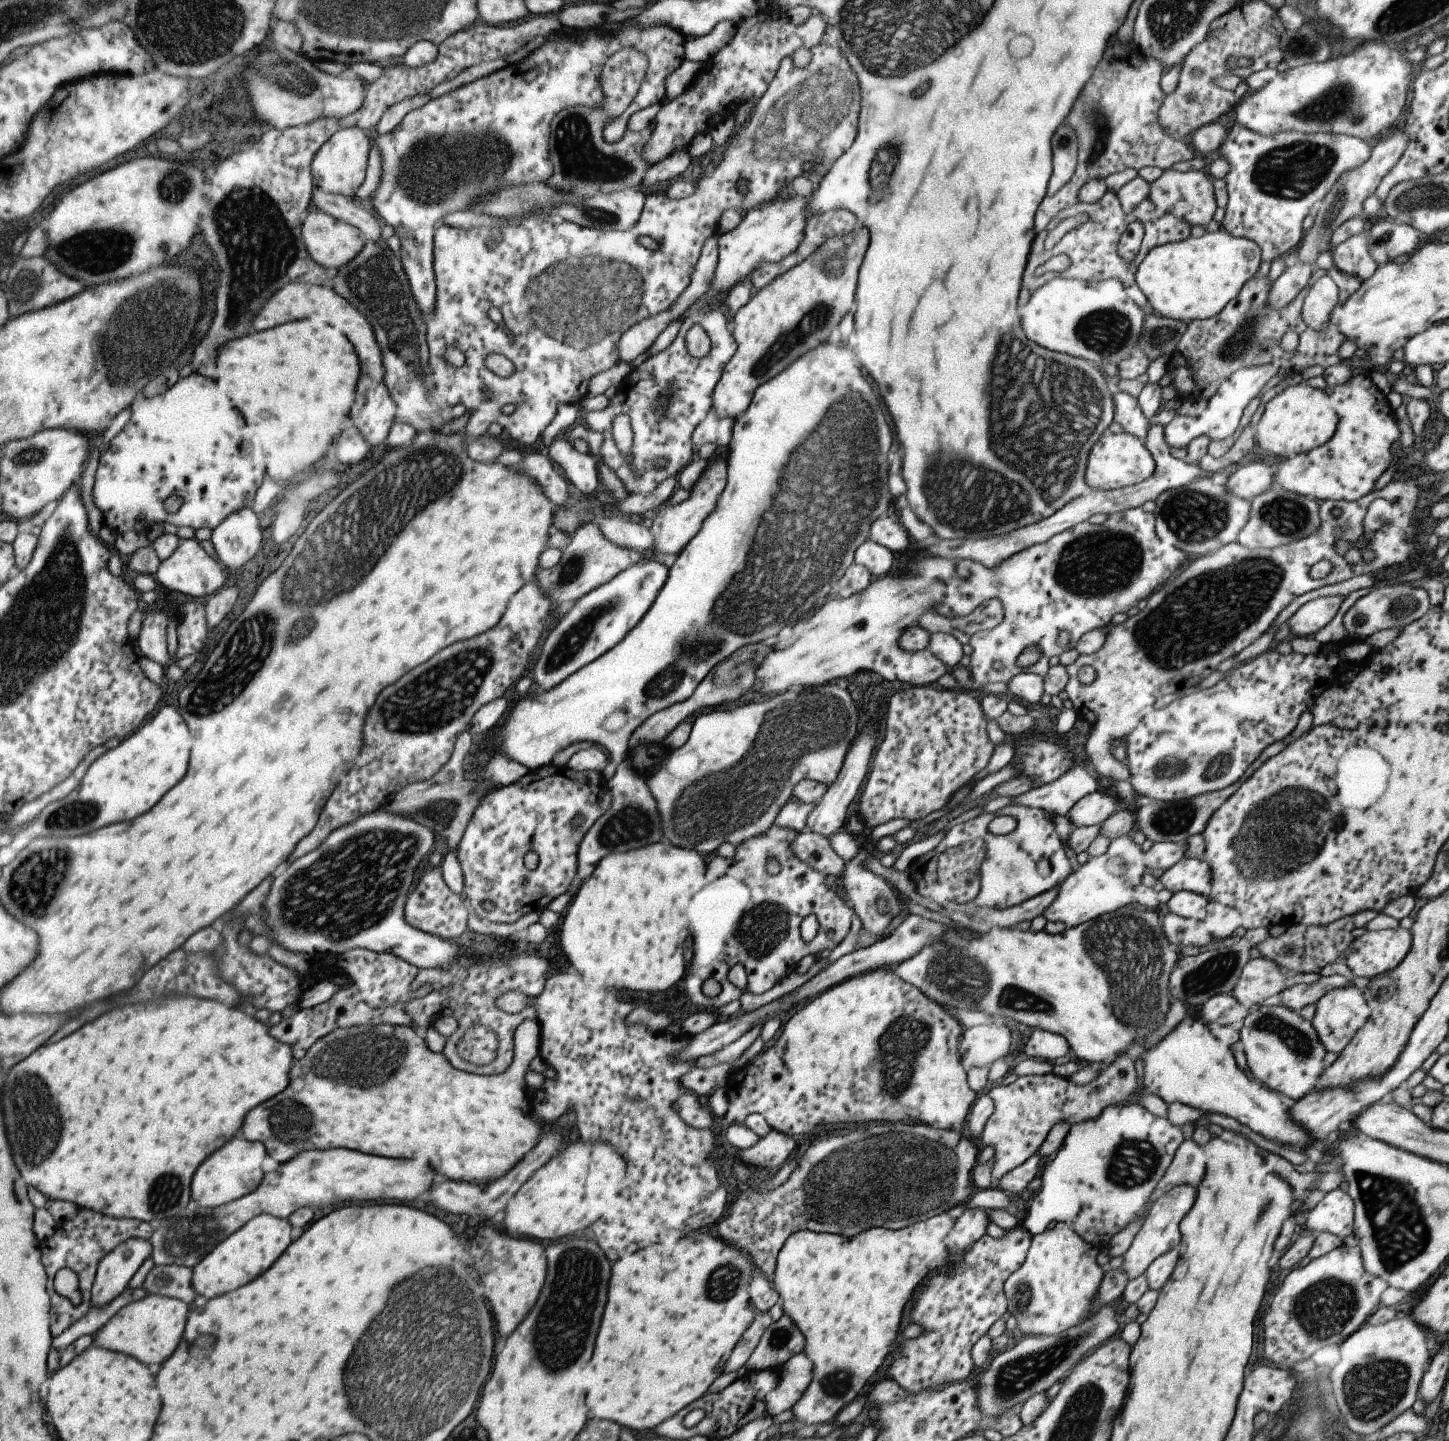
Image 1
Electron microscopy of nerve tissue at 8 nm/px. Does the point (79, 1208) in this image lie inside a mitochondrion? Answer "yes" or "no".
no

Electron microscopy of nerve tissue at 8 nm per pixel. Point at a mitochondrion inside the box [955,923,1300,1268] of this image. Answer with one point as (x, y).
(1133, 1162)

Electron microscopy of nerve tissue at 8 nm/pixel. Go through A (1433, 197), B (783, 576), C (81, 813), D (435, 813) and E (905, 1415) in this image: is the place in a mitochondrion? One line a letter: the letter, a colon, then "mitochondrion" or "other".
A: mitochondrion
B: mitochondrion
C: mitochondrion
D: mitochondrion
E: other

